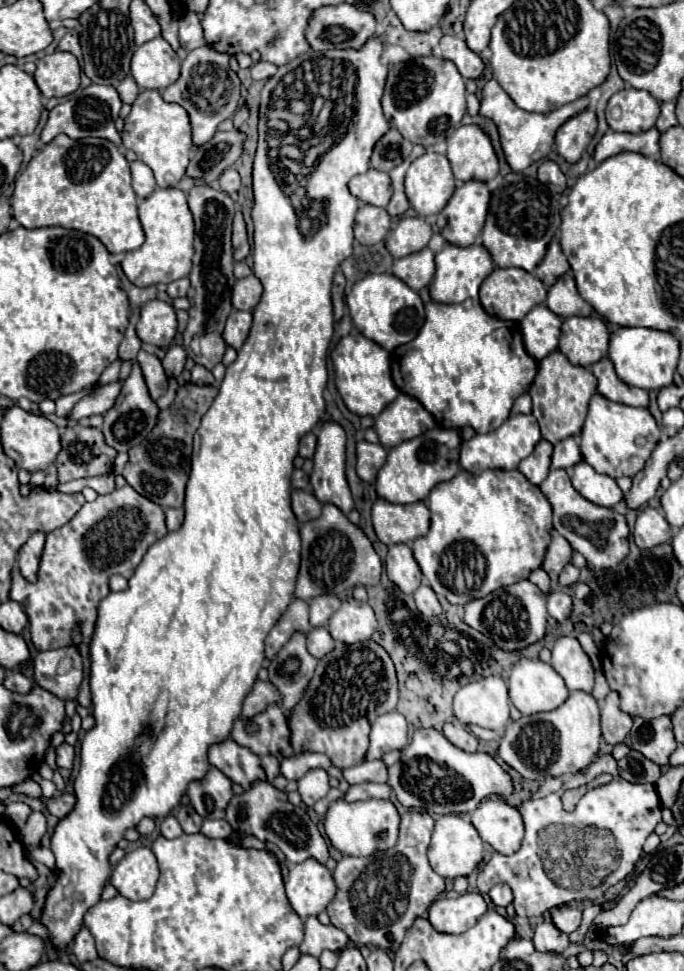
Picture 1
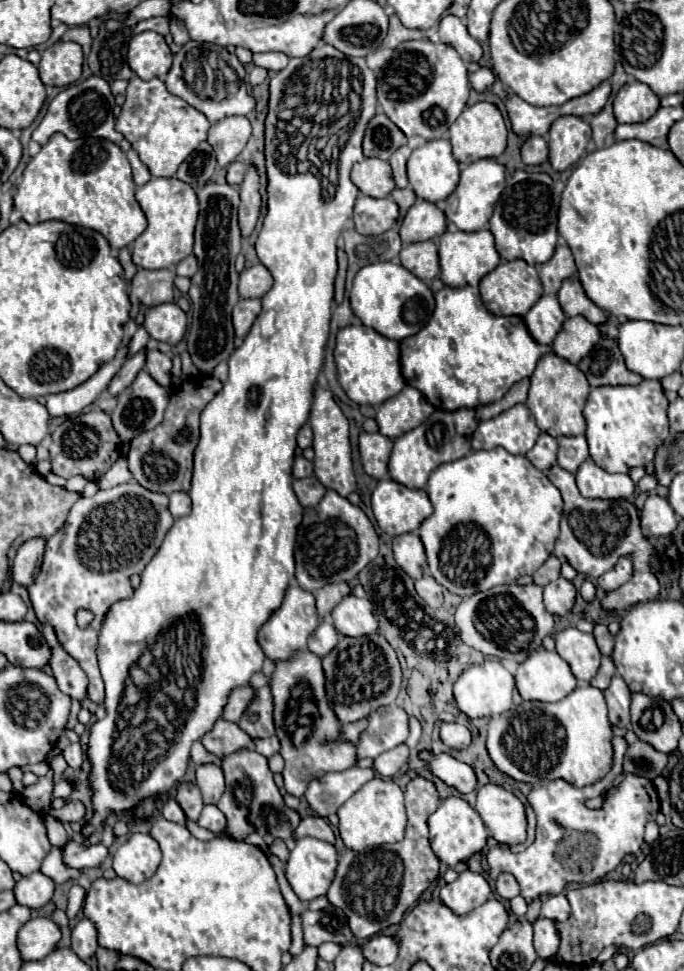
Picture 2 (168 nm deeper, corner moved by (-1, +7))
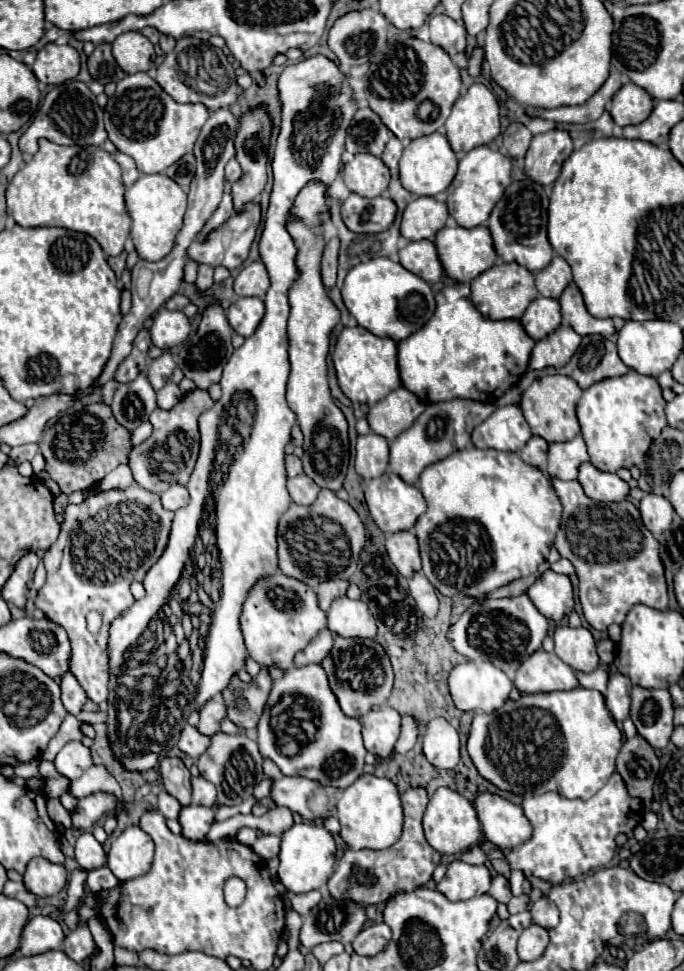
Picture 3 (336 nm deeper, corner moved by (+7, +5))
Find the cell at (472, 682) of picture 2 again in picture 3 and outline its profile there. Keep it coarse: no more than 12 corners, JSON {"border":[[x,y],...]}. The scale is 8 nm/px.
{"border":[[491,662],[449,674],[459,710],[491,712],[513,682]]}

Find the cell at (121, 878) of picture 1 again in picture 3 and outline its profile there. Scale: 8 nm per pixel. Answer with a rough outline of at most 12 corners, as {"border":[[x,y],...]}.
{"border":[[129,826],[111,844],[107,866],[121,880],[147,874],[153,838]]}

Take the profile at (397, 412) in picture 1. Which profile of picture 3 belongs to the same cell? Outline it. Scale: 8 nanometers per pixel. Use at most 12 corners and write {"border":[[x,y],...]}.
{"border":[[407,388],[373,404],[367,420],[391,442],[425,404]]}

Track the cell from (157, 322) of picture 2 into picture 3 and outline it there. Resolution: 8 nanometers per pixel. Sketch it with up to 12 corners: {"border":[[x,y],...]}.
{"border":[[163,308],[149,332],[157,348],[187,340],[191,322],[183,312]]}

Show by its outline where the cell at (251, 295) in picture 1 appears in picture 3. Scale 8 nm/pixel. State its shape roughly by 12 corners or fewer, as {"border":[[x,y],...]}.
{"border":[[251,262],[235,276],[237,296],[263,298],[269,274],[263,262]]}

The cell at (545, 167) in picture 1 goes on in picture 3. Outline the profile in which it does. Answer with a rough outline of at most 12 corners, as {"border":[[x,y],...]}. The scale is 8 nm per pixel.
{"border":[[519,122],[503,134],[509,156],[525,156],[533,134]]}

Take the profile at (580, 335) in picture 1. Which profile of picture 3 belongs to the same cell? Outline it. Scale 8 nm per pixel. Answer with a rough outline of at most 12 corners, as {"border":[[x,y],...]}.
{"border":[[569,324],[535,342],[527,370],[565,366],[581,336]]}

